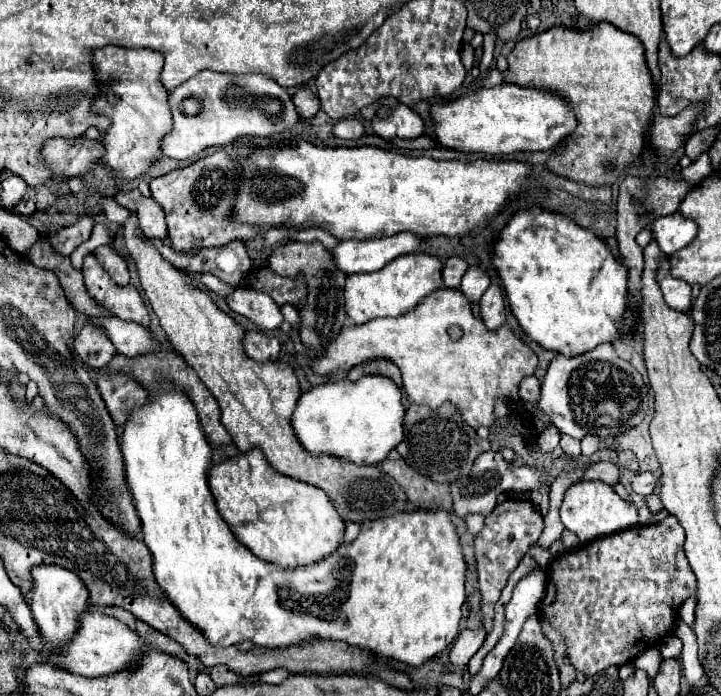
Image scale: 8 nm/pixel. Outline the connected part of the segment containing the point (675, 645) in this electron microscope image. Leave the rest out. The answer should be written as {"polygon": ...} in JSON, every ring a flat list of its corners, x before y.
{"polygon":[[676,635,668,637,660,645,660,657,664,657,664,659,678,658,680,651,682,651,682,641]]}

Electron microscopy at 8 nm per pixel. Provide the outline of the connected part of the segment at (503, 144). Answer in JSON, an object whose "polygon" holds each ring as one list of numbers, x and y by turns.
{"polygon":[[502,83,492,89,468,91,466,95,442,105,436,103,430,109,430,119,434,125,434,139,440,147,486,155,548,151,560,145,576,127,572,107,560,95,510,83]]}

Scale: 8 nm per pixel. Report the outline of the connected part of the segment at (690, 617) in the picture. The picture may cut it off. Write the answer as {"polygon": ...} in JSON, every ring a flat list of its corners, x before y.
{"polygon":[[688,597,688,601,684,601,684,605,680,607,680,613,678,613,684,623,694,625,694,609,696,609,696,599]]}

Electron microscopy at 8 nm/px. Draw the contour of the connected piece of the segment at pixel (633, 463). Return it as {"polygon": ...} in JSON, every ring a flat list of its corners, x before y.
{"polygon":[[620,451,618,453,618,461,620,461,620,465,624,467,624,469,630,469,630,471,638,471,638,459,636,459,636,455,632,453,632,451]]}

